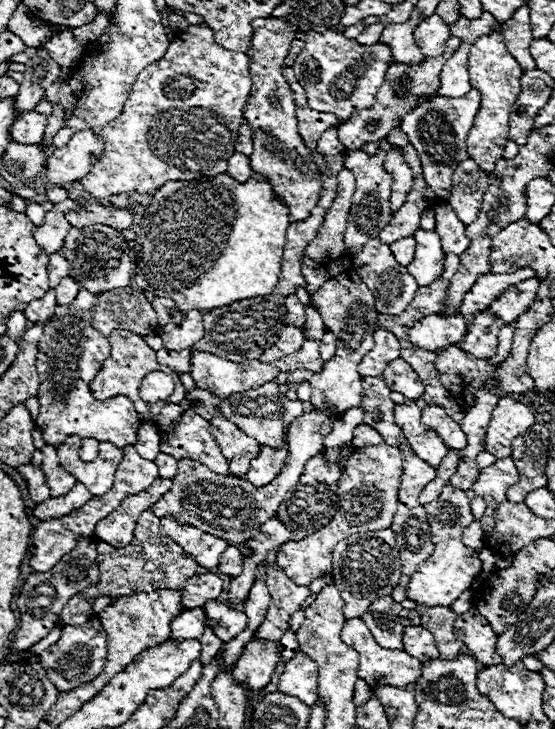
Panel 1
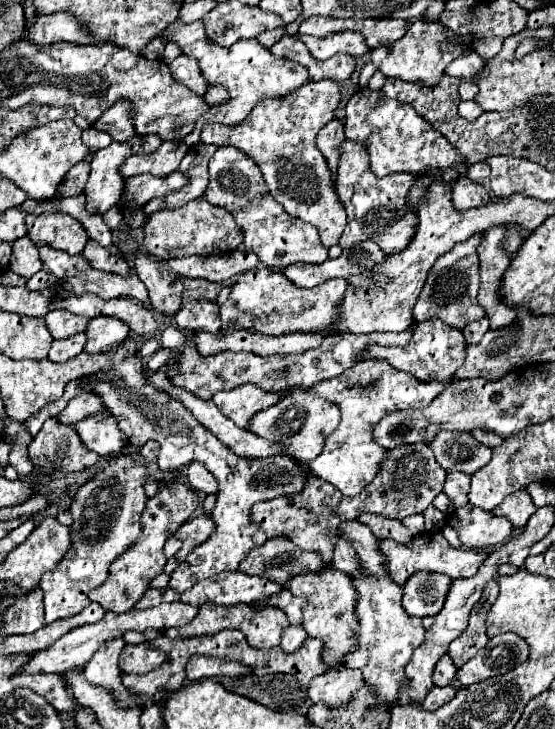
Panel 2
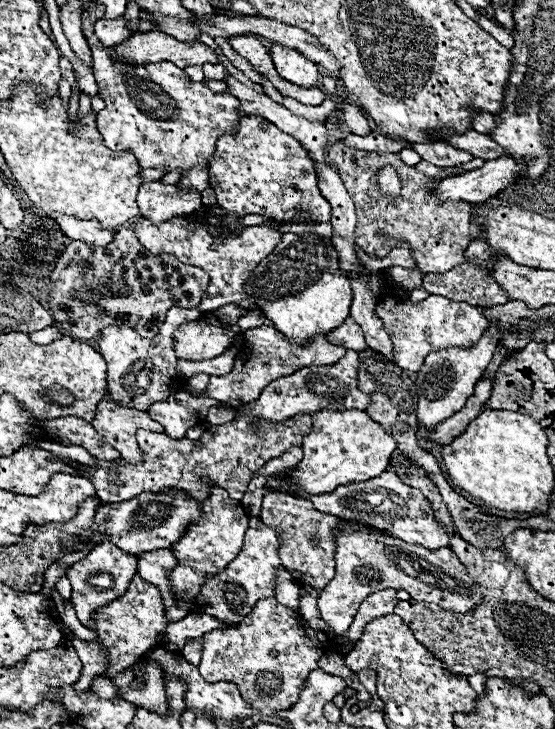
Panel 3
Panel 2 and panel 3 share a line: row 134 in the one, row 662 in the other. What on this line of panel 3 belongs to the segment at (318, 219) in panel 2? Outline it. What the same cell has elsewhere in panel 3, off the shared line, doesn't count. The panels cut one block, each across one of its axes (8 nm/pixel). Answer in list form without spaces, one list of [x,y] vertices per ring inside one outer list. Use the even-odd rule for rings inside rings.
[[[274,598],[258,600],[250,616],[242,620],[240,626],[234,628],[218,628],[204,634],[202,644],[202,660],[198,664],[198,672],[208,682],[232,682],[240,688],[242,698],[254,708],[272,708],[272,710],[288,710],[298,698],[300,690],[306,684],[306,678],[312,670],[318,668],[318,658],[324,654],[316,632],[302,620],[300,614],[290,610],[288,606],[278,604]]]

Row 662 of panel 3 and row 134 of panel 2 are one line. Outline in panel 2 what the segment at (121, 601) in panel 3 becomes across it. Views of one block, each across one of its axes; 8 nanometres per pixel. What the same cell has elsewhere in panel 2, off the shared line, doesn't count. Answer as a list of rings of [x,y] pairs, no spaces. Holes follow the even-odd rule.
[[[114,106],[112,110],[106,110],[106,114],[102,114],[102,118],[98,120],[96,128],[110,134],[112,140],[118,140],[118,142],[126,142],[136,134],[130,118],[130,110],[118,110],[118,106]]]

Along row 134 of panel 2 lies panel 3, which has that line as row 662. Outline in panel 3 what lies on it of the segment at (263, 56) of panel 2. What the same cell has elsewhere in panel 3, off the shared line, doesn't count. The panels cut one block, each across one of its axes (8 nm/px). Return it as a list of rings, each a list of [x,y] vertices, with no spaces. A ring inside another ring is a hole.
[[[202,638],[200,640],[194,640],[194,642],[188,642],[182,650],[182,656],[192,664],[192,666],[198,666],[200,664],[200,650],[202,650]]]

